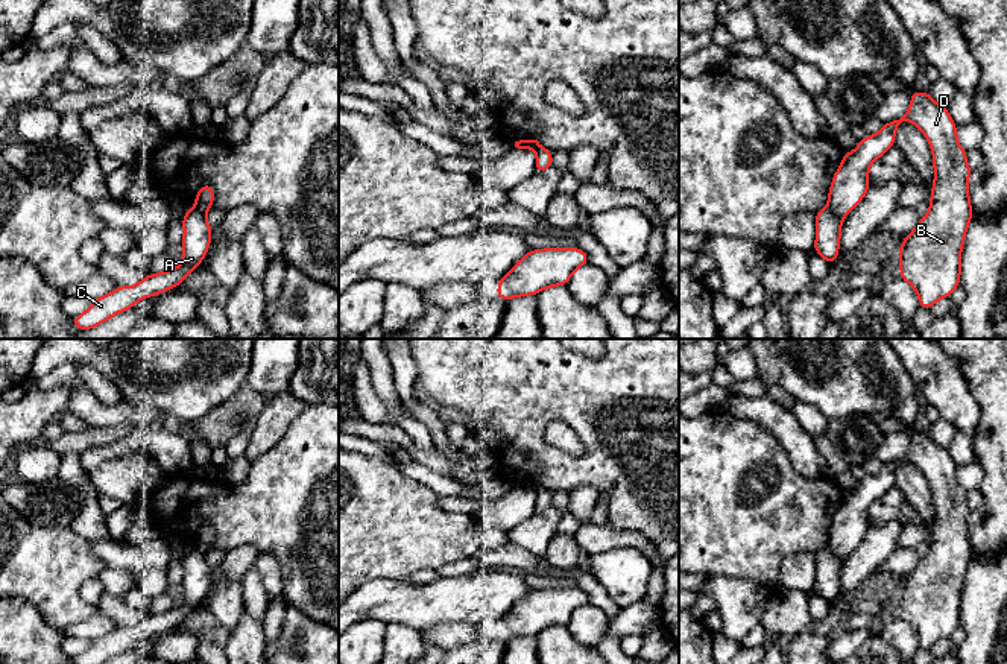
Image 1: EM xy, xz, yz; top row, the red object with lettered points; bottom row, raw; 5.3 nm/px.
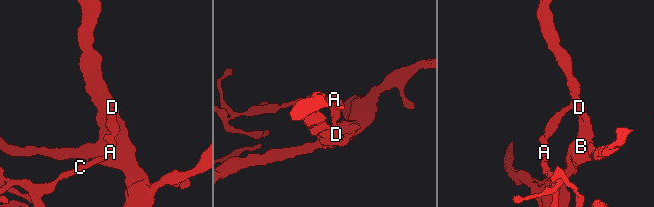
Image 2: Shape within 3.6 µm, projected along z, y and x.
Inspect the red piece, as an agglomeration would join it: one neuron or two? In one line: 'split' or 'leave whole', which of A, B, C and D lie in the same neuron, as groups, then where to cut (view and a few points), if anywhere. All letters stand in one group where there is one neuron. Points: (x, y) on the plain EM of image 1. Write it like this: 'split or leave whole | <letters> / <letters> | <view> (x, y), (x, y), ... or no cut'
split | A C / B D | yz (828, 547), (840, 561)

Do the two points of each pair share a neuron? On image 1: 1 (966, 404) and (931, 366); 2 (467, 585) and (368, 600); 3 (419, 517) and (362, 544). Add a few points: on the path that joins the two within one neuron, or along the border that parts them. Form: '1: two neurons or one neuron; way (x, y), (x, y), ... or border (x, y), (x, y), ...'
1: one neuron; way (957, 395), (937, 376)
2: one neuron; way (442, 599), (392, 599)
3: one neuron; way (406, 524), (381, 524), (375, 531)

